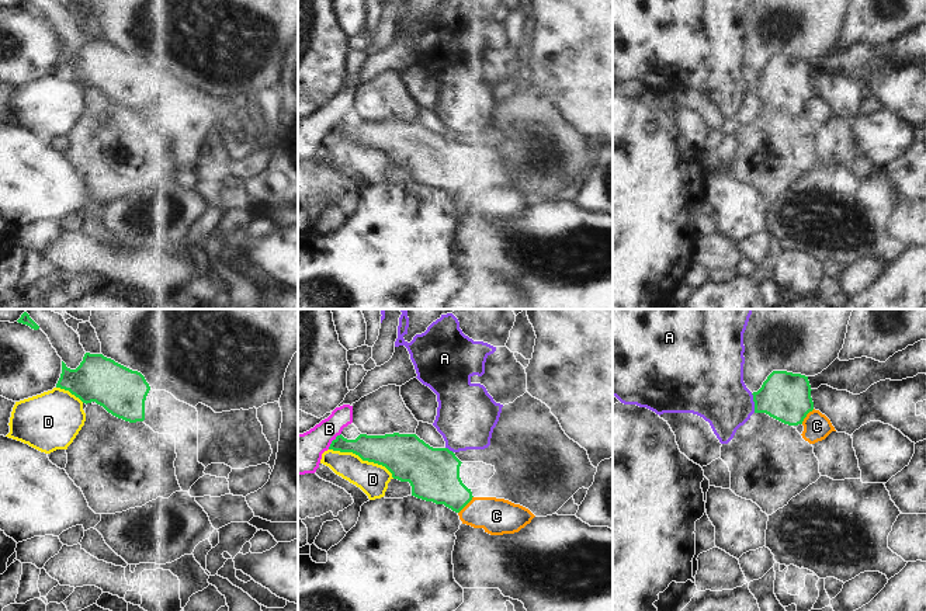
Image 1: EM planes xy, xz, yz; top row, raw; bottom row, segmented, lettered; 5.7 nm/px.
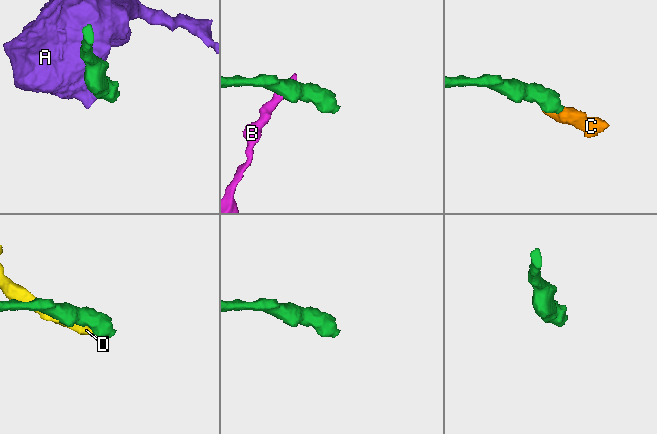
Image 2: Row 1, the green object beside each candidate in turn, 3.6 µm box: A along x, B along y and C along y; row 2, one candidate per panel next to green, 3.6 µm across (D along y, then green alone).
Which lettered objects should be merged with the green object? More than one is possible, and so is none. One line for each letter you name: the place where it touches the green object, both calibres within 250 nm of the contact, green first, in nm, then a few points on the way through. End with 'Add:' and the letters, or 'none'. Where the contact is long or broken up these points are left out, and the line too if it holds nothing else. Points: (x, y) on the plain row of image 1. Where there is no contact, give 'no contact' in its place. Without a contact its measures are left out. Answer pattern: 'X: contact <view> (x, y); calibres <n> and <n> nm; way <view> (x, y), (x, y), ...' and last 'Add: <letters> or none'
Add: none

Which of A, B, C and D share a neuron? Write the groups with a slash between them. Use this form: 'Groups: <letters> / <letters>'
Groups: A / B / C D.

